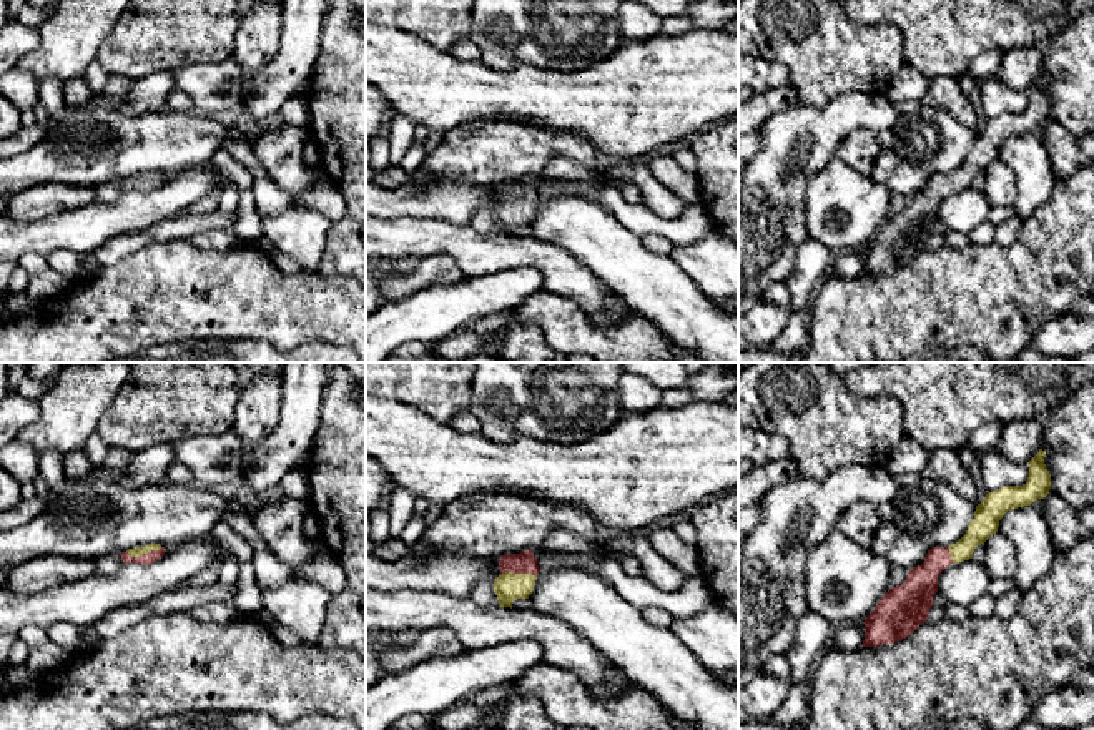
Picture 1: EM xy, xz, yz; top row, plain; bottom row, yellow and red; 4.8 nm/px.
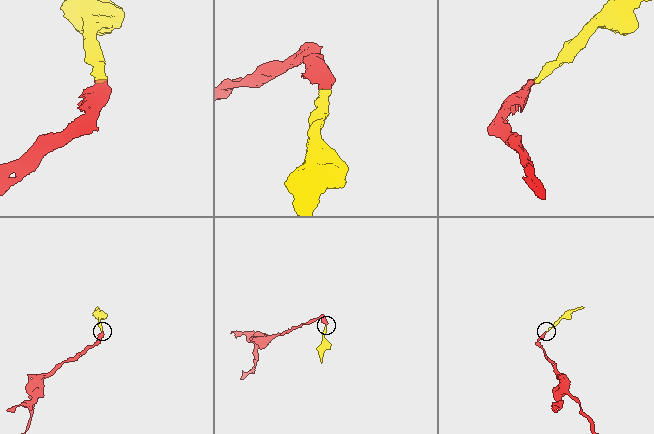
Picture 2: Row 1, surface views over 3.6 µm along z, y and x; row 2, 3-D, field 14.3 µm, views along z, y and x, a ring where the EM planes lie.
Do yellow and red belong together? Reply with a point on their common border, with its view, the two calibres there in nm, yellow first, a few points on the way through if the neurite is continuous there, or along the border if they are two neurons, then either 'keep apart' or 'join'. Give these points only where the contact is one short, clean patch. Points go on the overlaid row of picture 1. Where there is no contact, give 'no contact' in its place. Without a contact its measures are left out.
xz (519, 574) | 140/110 nm | across xz (509, 586), (519, 574), (524, 562) | join

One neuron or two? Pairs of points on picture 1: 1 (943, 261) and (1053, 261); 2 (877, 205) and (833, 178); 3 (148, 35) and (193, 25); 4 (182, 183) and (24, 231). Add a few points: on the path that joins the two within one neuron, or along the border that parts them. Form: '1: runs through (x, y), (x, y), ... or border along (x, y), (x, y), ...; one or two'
1: runs through (970, 265), (1026, 265); one
2: runs through (867, 205), (860, 205), (843, 188); one
3: runs through (160, 30), (182, 25); one
4: runs through (142, 210), (97, 221), (83, 230), (64, 230); one

